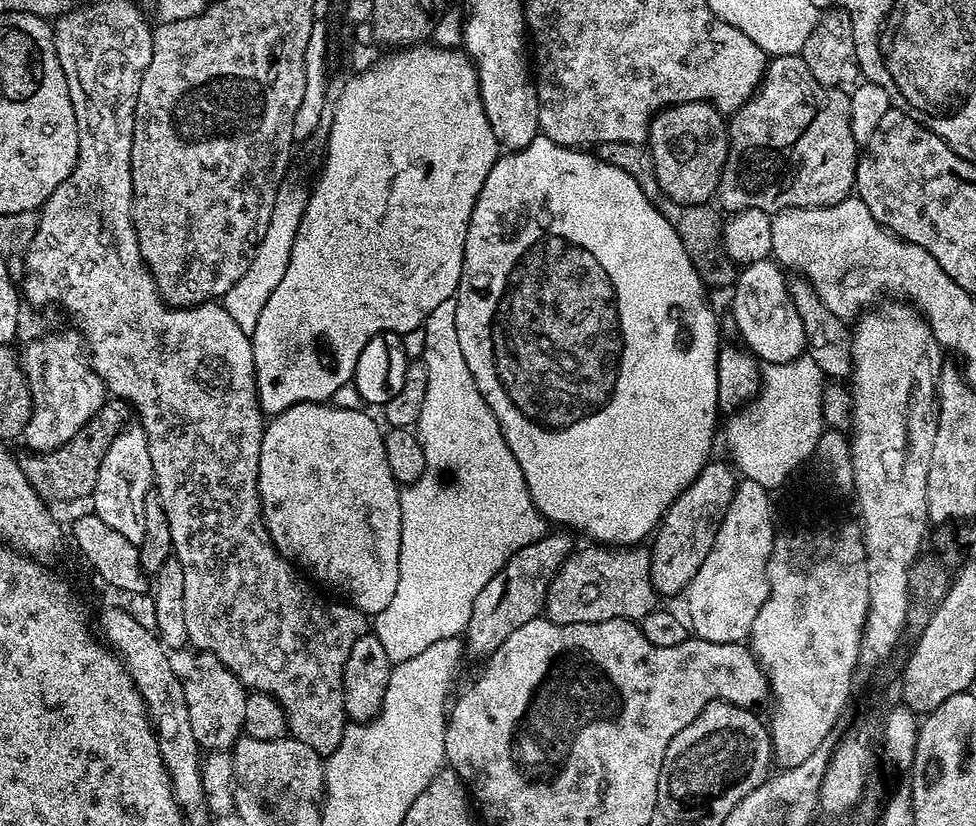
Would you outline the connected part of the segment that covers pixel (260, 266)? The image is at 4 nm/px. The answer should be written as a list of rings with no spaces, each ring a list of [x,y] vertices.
[[[285,178],[278,186],[274,198],[274,211],[270,214],[270,223],[266,226],[266,234],[262,234],[262,242],[258,242],[254,254],[254,262],[250,262],[250,270],[234,282],[234,286],[222,297],[226,314],[238,322],[243,332],[251,333],[258,326],[258,314],[266,307],[270,294],[274,294],[278,282],[286,274],[286,266],[290,266],[290,250],[294,250],[294,238],[298,234],[298,222],[302,222],[302,214],[306,210],[309,185],[300,180]]]

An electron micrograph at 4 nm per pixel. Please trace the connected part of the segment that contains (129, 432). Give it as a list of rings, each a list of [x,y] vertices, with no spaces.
[[[139,426],[125,427],[124,431],[118,434],[118,438],[110,442],[106,458],[102,458],[98,482],[90,497],[91,511],[96,513],[98,518],[102,518],[110,529],[118,531],[130,542],[140,545],[144,525],[144,499],[153,488],[152,463],[146,434]]]

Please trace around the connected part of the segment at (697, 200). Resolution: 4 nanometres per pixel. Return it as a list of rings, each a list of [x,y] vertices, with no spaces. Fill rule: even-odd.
[[[705,100],[672,104],[656,113],[646,141],[658,186],[679,204],[706,204],[716,196],[728,157],[728,120]]]

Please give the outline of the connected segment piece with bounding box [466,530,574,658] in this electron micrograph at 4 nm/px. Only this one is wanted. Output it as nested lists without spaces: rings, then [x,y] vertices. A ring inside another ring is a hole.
[[[568,530],[549,531],[538,542],[514,553],[502,570],[498,570],[498,574],[494,574],[494,578],[482,586],[482,594],[474,598],[474,610],[466,629],[469,653],[473,652],[481,658],[491,656],[495,648],[502,646],[502,642],[506,642],[506,638],[518,630],[518,626],[526,626],[526,622],[537,619],[544,612],[544,599],[550,582],[574,551],[571,535],[573,533]]]

